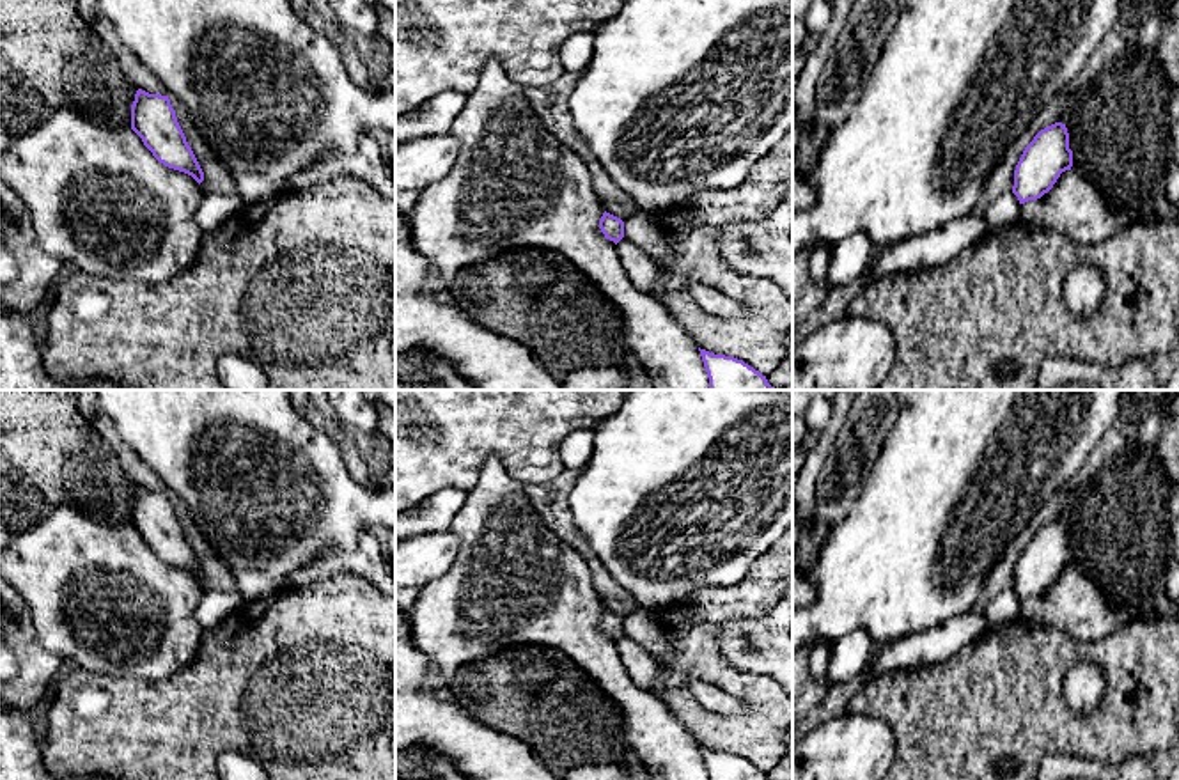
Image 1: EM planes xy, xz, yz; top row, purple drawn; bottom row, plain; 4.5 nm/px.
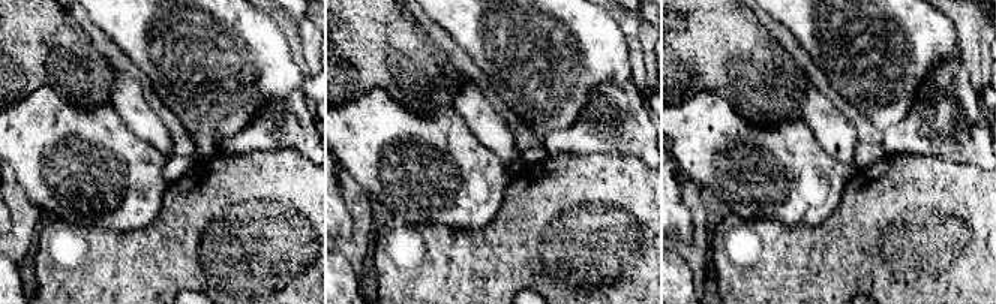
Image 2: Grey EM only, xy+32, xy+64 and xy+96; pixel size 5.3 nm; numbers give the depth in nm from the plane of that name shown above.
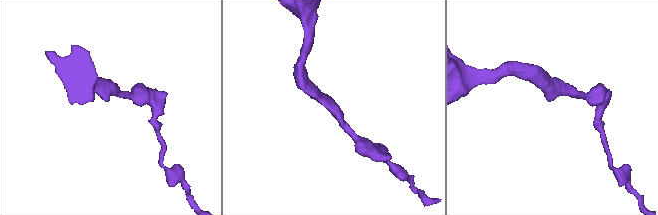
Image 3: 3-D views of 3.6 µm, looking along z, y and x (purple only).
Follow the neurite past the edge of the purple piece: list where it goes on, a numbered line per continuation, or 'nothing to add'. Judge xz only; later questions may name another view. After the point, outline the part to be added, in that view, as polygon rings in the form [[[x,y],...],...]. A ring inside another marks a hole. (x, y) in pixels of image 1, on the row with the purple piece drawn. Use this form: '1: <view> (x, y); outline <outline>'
nothing to add

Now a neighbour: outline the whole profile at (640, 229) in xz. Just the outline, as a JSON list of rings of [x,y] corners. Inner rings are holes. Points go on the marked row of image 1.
[[[636,209],[624,220],[624,238],[642,248],[660,268],[674,262],[674,252],[660,234],[652,214]]]

